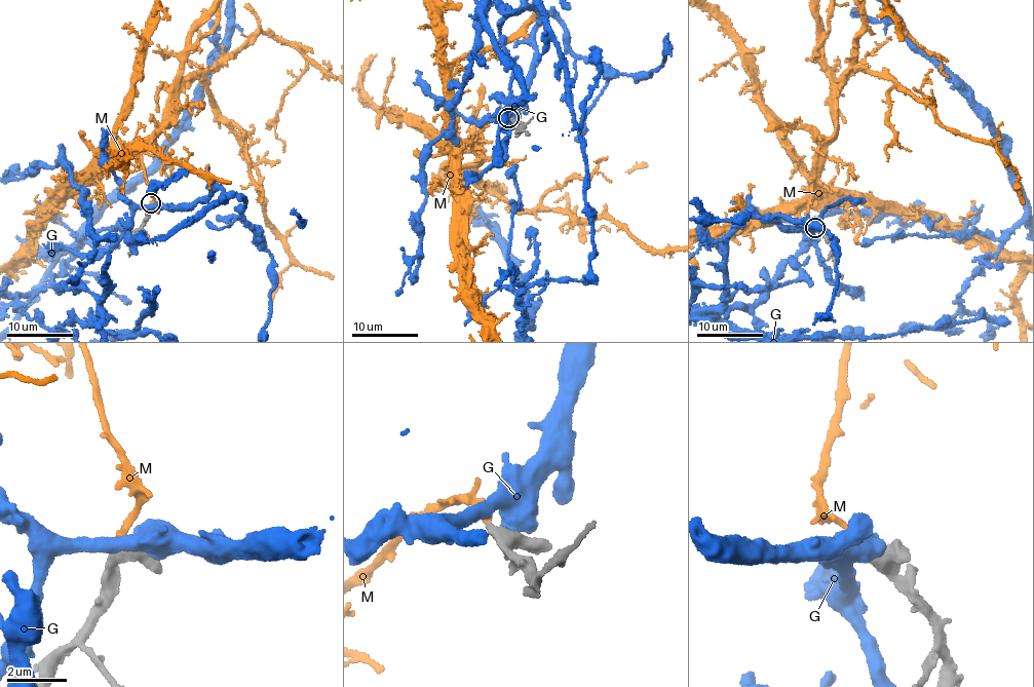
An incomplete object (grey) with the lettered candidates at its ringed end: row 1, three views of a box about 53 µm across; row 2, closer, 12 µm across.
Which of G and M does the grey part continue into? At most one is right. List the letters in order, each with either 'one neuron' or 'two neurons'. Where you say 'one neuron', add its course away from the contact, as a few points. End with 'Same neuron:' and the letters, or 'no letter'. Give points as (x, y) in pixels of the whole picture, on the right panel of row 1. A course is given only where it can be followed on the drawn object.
G: two neurons
M: one neuron
Same neuron: M

